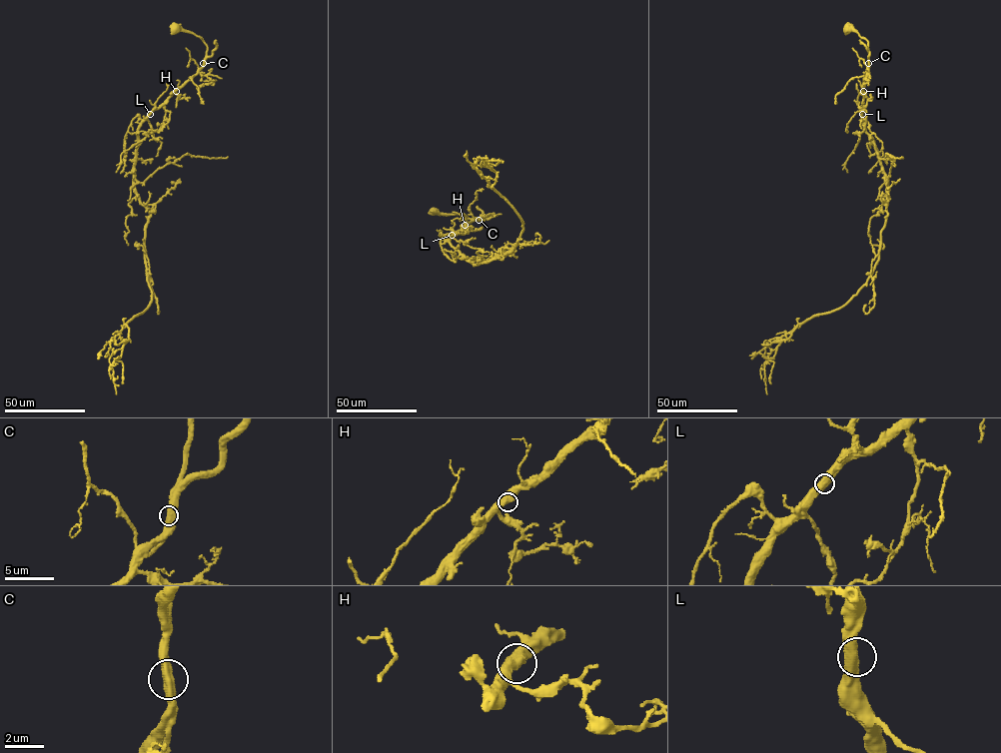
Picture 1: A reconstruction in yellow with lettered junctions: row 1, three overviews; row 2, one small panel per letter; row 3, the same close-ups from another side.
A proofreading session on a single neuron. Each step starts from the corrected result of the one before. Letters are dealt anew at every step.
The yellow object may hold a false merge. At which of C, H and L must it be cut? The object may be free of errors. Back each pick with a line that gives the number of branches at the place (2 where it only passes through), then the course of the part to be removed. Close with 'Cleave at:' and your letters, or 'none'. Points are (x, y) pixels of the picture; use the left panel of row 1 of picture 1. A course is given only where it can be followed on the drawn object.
Cleave at: none

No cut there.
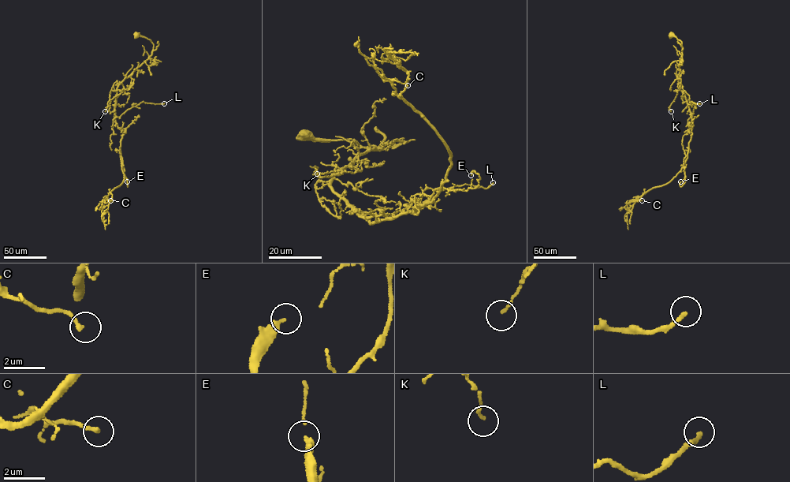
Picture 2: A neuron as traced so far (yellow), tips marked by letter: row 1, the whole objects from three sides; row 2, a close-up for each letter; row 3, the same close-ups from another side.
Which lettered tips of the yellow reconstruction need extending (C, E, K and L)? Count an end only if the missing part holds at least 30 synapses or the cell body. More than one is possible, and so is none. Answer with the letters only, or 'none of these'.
none of these

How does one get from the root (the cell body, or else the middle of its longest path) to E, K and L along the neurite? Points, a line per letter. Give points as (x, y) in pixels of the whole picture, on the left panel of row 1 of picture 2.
E: (136, 35), (149, 39), (153, 47), (116, 91), (114, 121), (123, 133), (121, 154), (127, 181)
K: (136, 35), (150, 40), (153, 44), (152, 54), (130, 75), (128, 87), (108, 101), (105, 111)
L: (136, 35), (150, 40), (153, 44), (152, 54), (117, 87), (114, 113), (120, 117), (143, 102), (164, 103)

